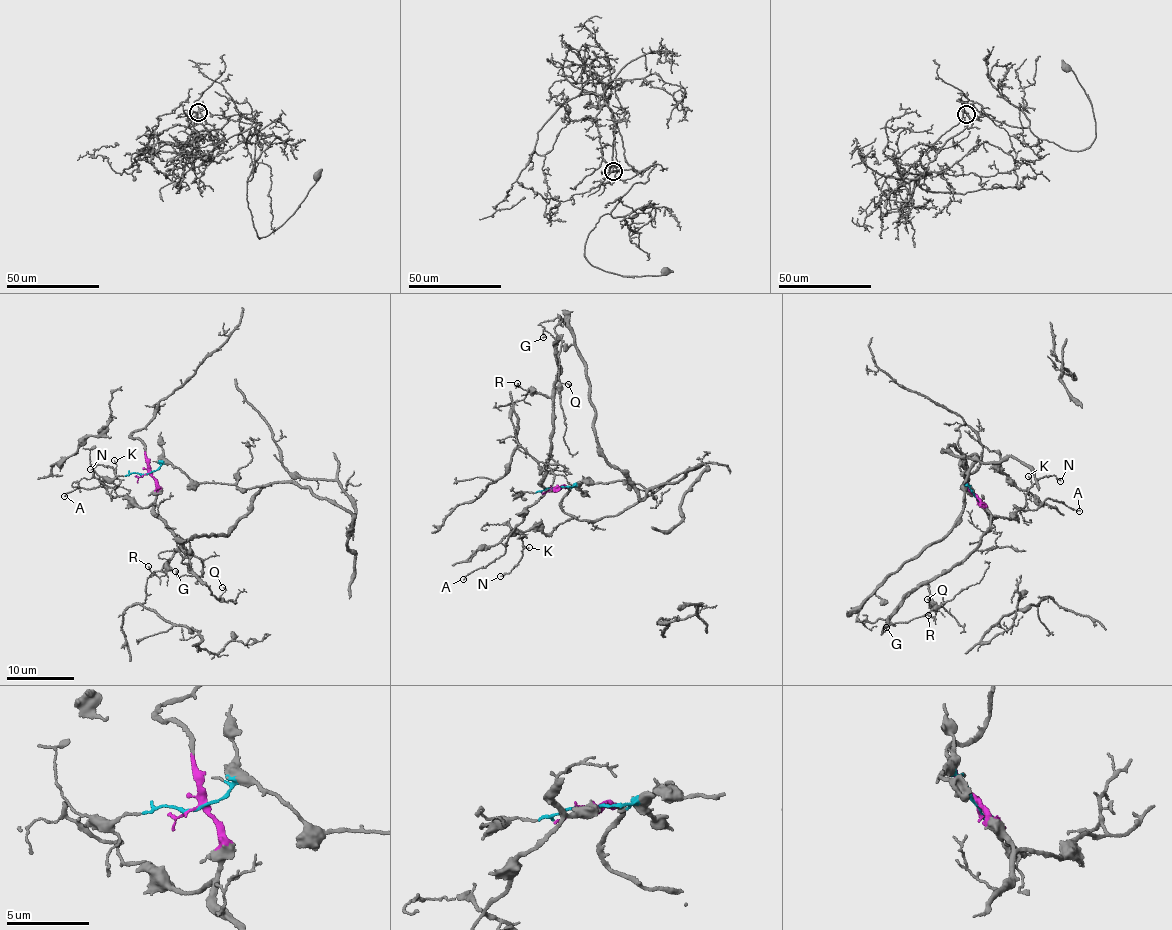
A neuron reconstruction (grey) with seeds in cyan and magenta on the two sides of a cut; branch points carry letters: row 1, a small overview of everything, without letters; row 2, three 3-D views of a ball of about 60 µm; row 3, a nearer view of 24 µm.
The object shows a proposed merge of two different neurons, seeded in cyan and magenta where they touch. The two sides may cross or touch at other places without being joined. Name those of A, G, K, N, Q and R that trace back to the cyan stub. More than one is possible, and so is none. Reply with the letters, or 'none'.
none

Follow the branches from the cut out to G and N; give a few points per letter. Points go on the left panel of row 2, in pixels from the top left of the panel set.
G: (145, 473), (153, 478), (154, 515), (184, 548), (178, 548), (187, 555), (192, 574), (178, 575), (175, 571)
N: (145, 473), (153, 478), (156, 493), (154, 501), (141, 508), (115, 493), (120, 482), (108, 466), (90, 469)

